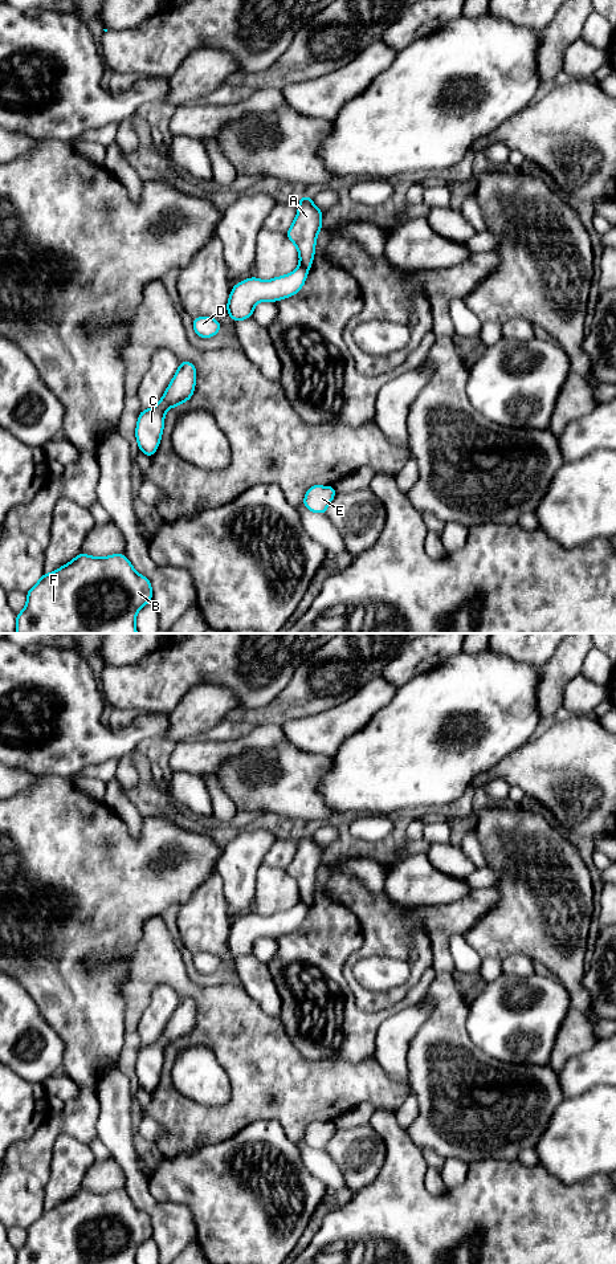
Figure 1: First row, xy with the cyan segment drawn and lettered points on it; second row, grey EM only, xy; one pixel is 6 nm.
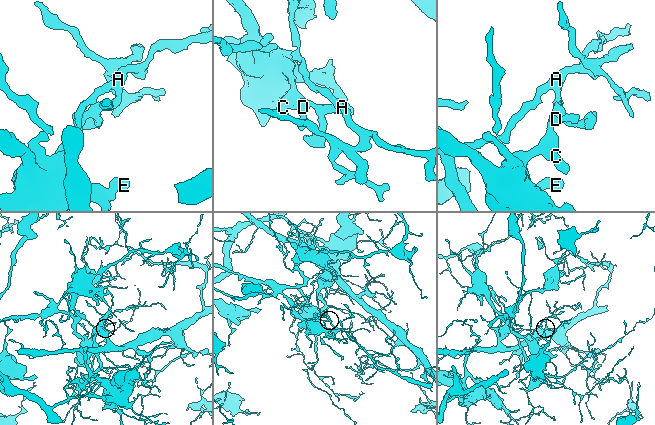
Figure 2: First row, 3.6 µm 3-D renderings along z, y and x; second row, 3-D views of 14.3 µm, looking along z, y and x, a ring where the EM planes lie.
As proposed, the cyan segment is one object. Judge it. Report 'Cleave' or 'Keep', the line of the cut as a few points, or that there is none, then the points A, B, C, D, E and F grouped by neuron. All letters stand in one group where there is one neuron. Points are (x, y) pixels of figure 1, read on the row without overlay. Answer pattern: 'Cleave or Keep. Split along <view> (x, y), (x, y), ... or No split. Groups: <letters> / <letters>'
Cleave. Split along xy (300, 900), (308, 906). Groups: A / B C D E F

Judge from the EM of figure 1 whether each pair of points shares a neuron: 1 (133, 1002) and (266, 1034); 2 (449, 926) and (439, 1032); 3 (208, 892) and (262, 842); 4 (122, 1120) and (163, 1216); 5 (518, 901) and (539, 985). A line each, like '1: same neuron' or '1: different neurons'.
1: same neuron
2: different neurons
3: different neurons
4: same neuron
5: different neurons

